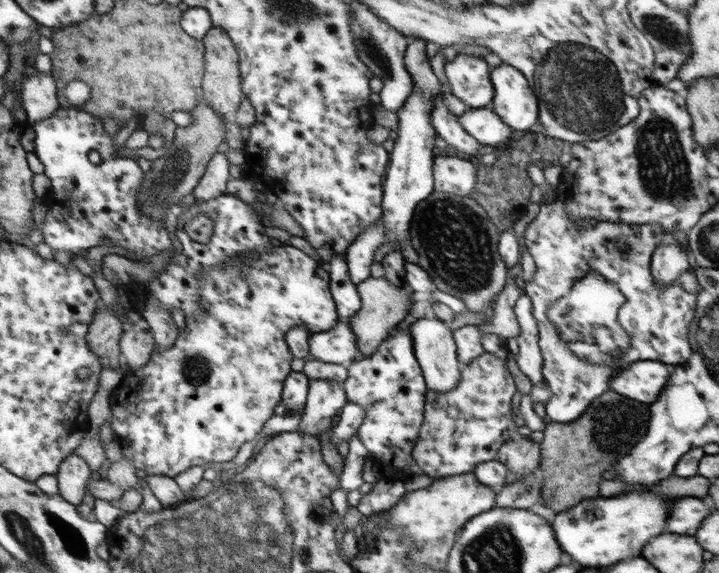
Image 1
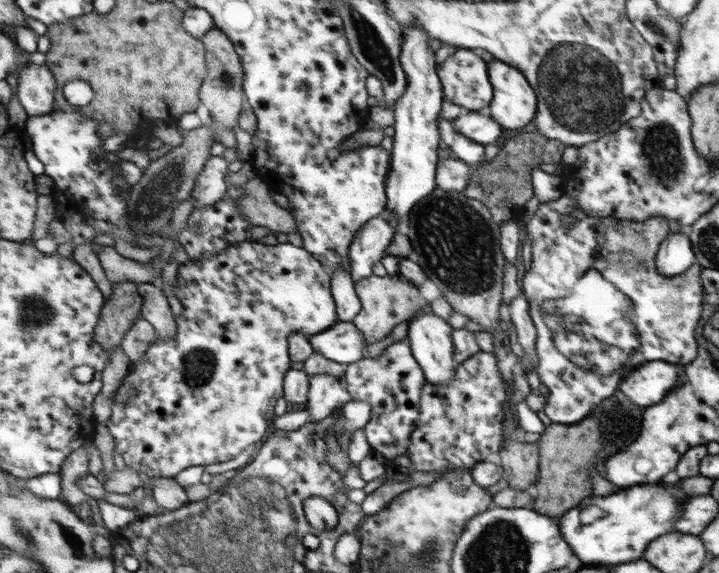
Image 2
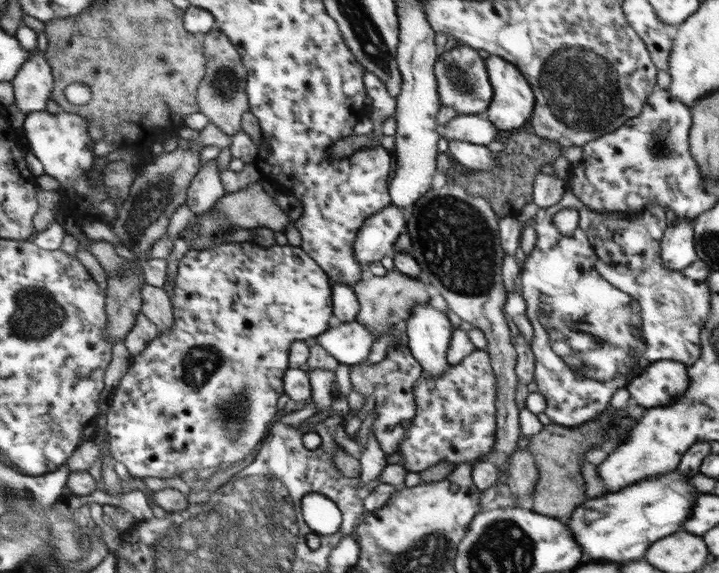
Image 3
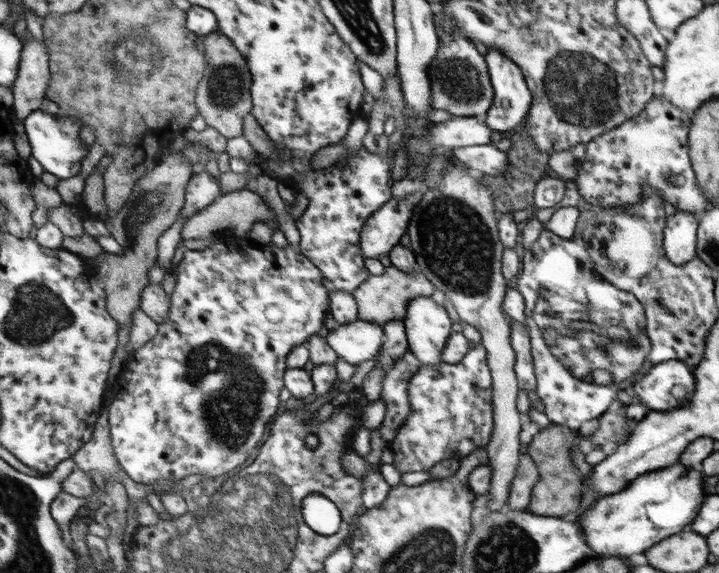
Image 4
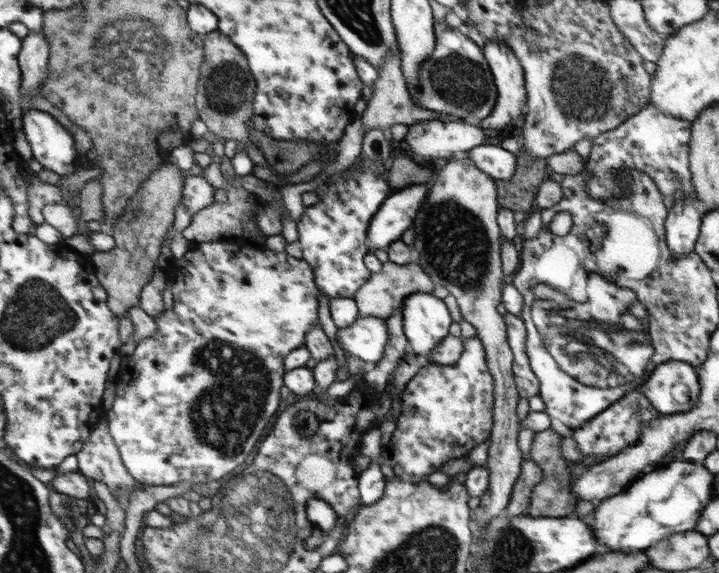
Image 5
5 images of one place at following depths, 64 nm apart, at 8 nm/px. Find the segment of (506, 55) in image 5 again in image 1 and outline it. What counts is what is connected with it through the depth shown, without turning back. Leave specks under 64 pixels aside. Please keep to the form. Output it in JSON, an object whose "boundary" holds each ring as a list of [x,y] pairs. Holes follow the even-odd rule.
{"boundary":[[[503,63],[492,69],[496,97],[490,104],[493,112],[513,130],[527,130],[539,118],[539,105],[533,88],[516,68]]]}

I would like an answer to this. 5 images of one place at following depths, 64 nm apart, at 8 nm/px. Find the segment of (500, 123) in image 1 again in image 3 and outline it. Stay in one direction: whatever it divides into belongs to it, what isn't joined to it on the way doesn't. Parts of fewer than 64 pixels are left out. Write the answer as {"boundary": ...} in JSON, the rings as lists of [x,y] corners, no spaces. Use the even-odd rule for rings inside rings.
{"boundary":[[[456,115],[450,122],[442,126],[440,130],[442,145],[448,139],[464,140],[474,144],[487,146],[494,142],[498,129],[486,115]]]}

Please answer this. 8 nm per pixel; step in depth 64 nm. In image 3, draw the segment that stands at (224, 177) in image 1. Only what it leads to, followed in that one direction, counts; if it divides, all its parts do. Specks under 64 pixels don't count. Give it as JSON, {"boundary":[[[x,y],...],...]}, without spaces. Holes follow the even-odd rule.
{"boundary":[[[217,159],[208,161],[203,170],[196,176],[188,196],[188,206],[196,214],[209,212],[220,202],[220,198],[228,195],[223,182],[222,166]]]}

